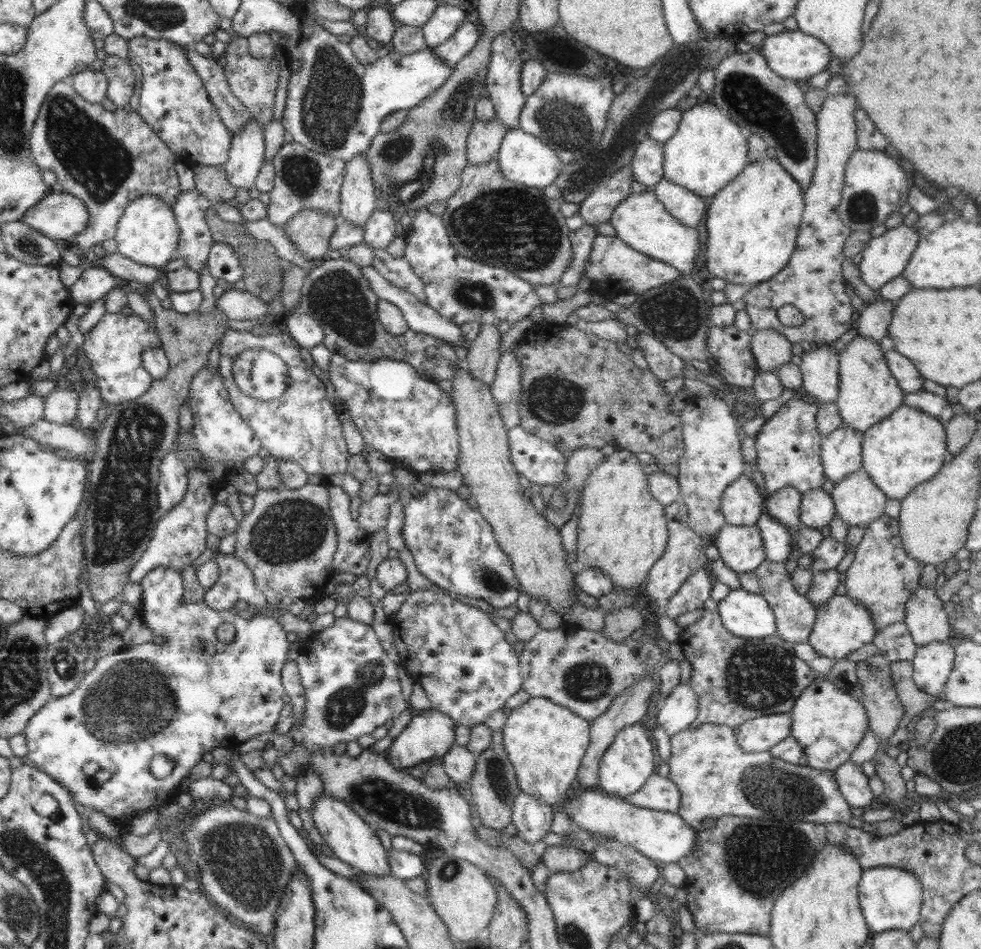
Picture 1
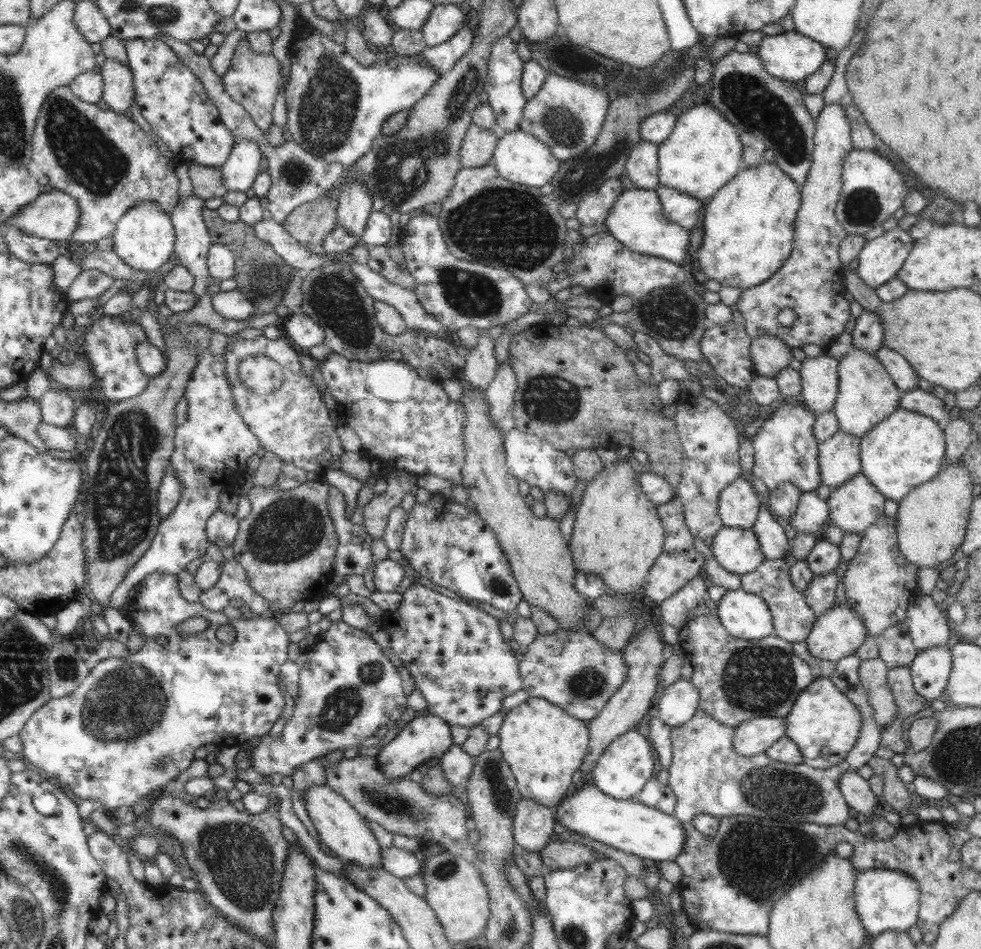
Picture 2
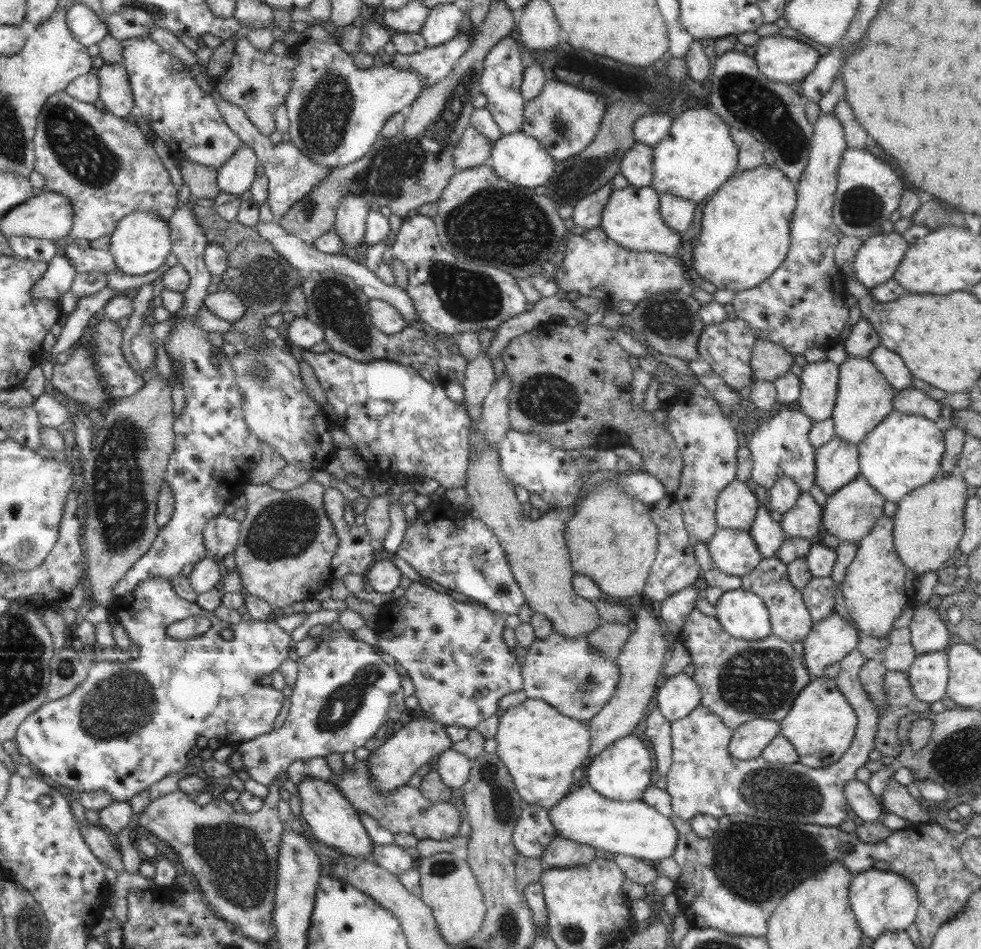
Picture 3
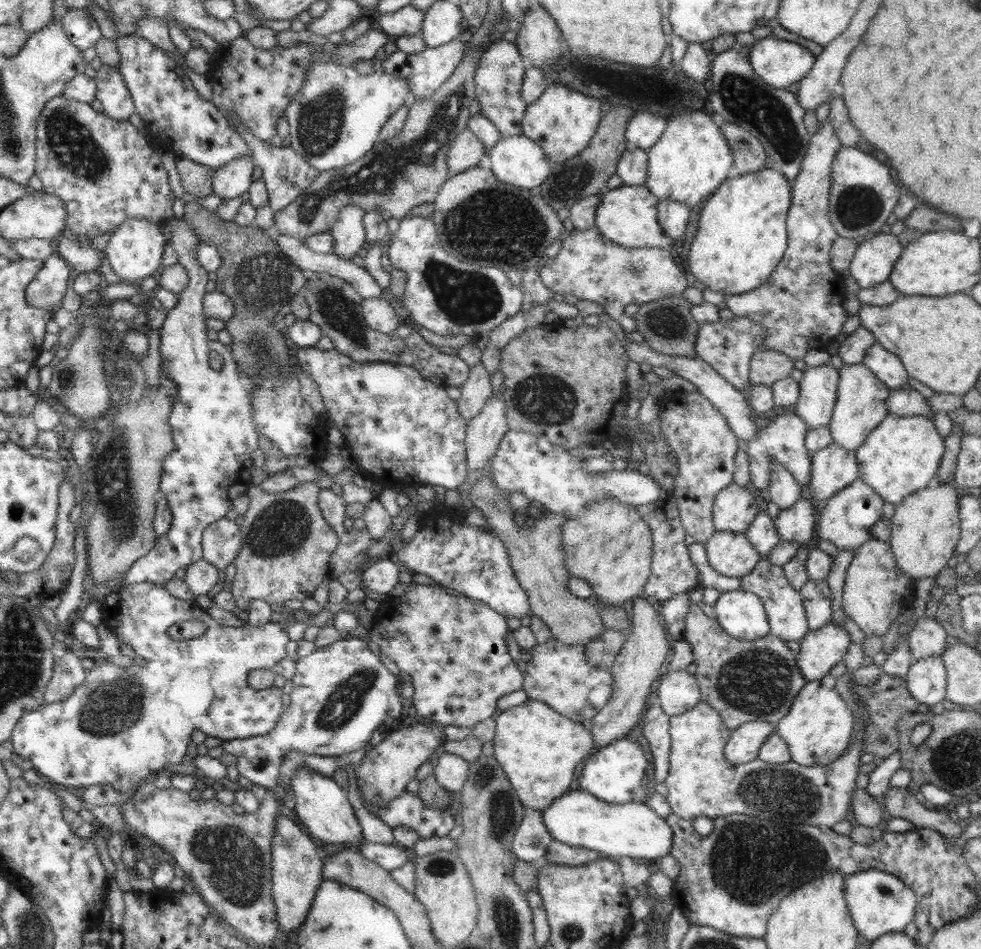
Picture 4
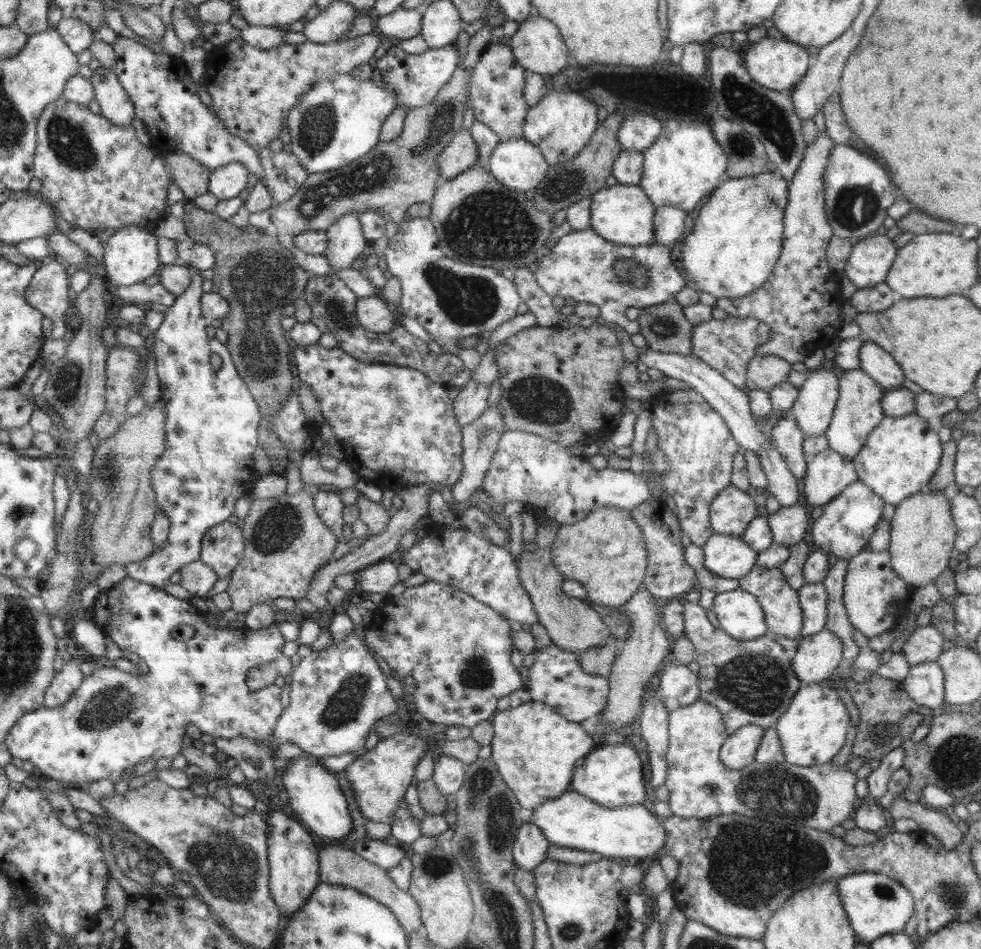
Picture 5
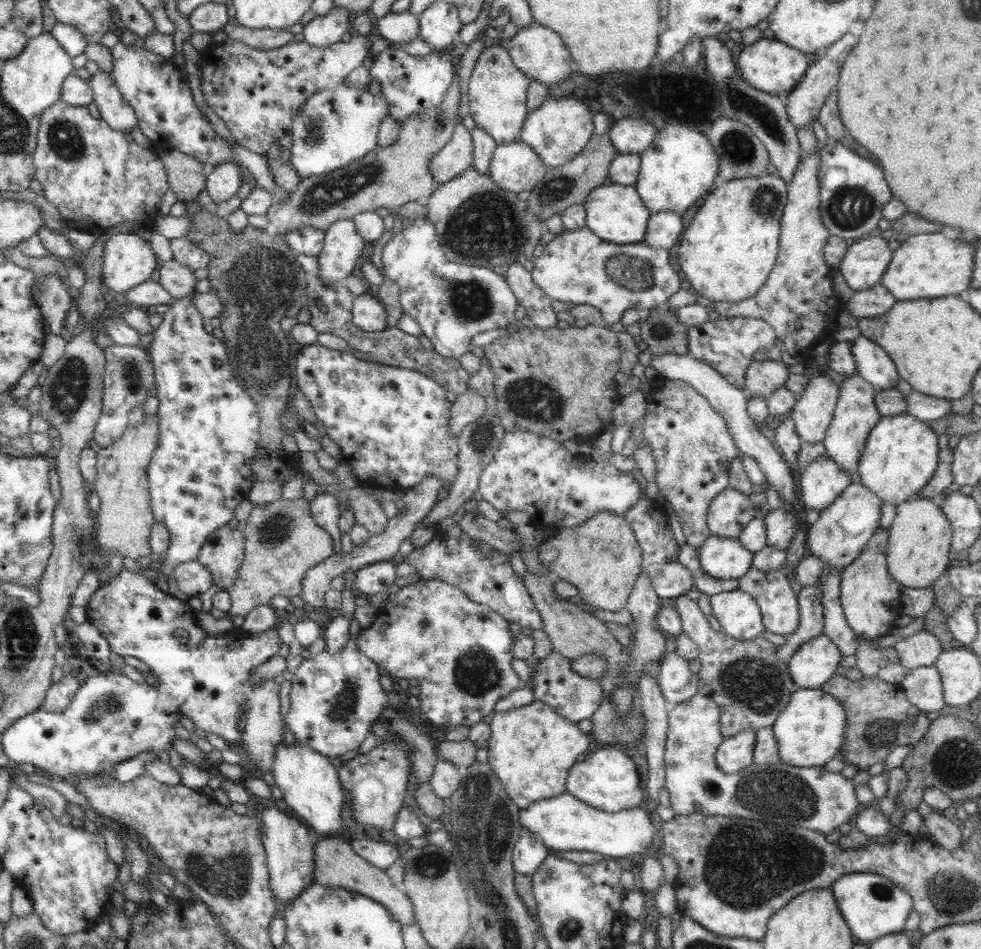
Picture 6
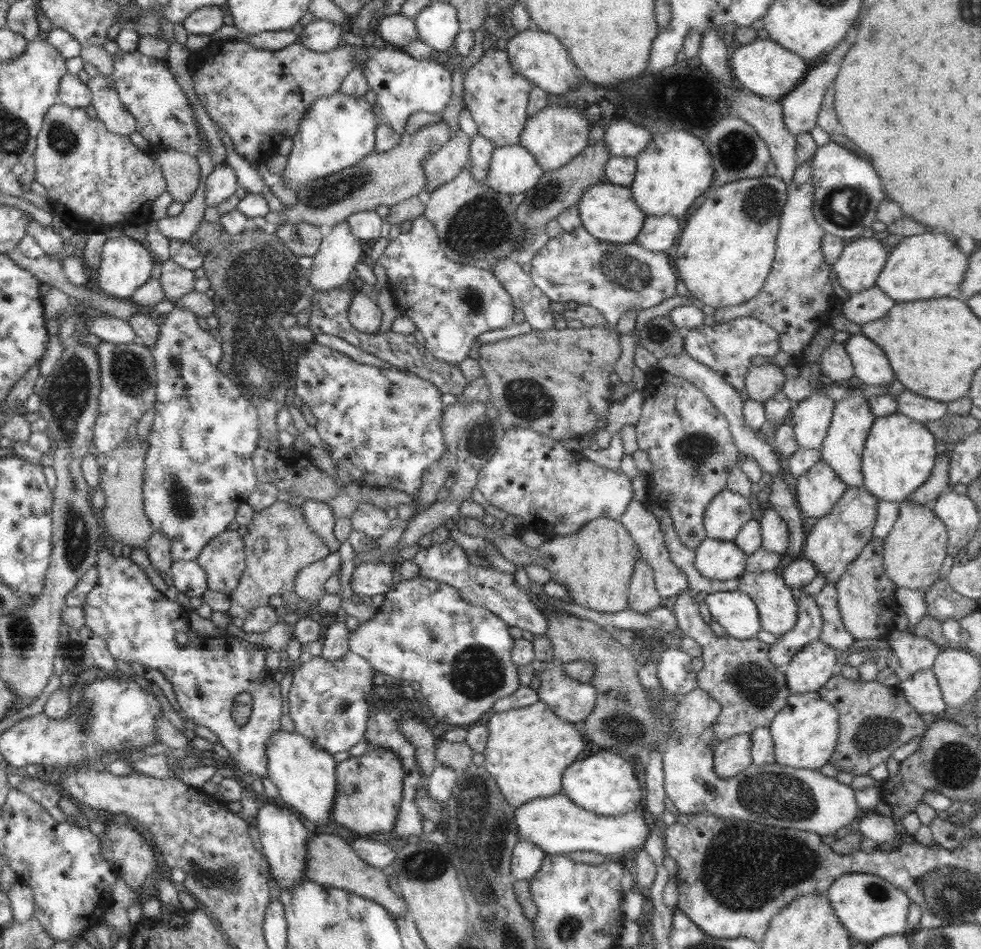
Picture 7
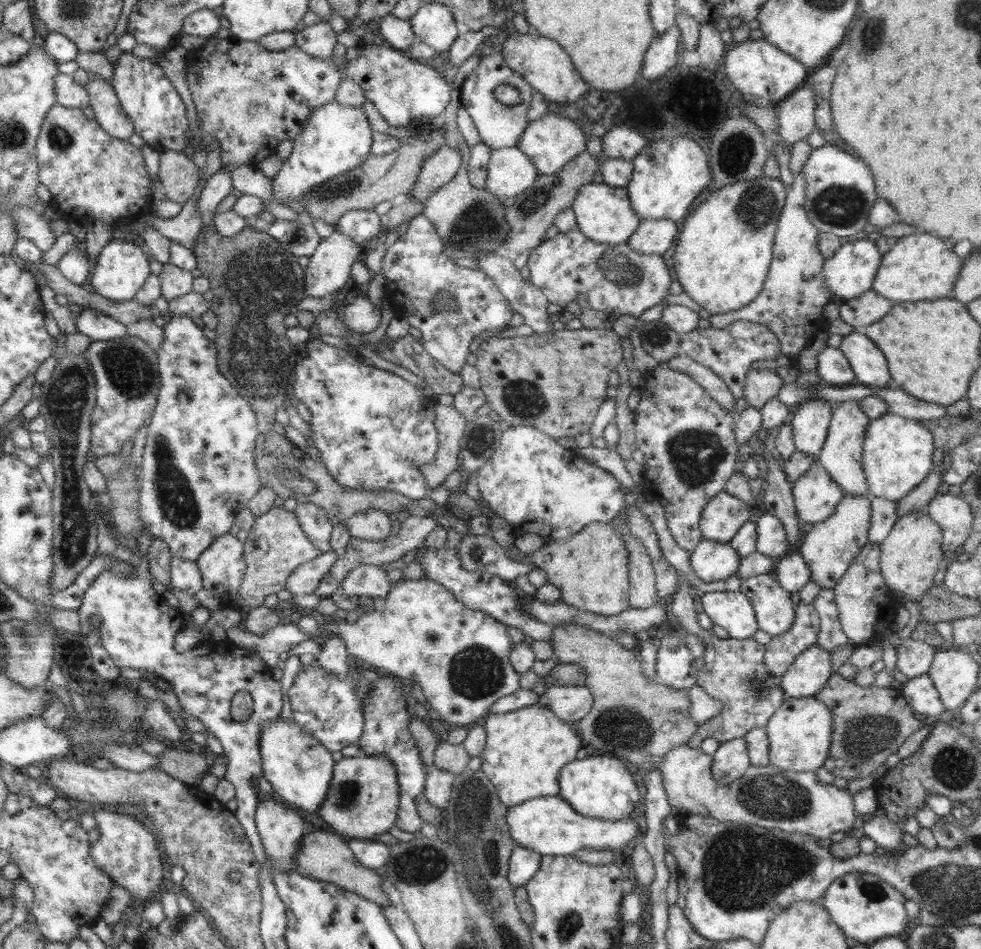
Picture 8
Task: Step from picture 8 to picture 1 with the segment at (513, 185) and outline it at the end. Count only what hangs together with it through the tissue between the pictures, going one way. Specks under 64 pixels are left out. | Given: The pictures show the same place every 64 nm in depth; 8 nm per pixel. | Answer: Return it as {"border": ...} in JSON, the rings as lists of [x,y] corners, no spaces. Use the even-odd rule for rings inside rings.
{"border":[[[518,128],[509,130],[505,135],[496,161],[498,161],[502,174],[507,180],[514,184],[542,190],[552,185],[565,168],[565,163],[548,145]]]}

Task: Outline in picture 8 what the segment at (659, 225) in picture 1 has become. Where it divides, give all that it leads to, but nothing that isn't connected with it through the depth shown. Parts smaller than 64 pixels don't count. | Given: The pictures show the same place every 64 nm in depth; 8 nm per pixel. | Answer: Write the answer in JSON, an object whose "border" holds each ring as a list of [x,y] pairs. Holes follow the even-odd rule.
{"border":[[[588,184],[582,186],[572,202],[578,229],[598,244],[626,243],[640,224],[640,215],[630,205],[627,188],[609,186],[608,184]]]}

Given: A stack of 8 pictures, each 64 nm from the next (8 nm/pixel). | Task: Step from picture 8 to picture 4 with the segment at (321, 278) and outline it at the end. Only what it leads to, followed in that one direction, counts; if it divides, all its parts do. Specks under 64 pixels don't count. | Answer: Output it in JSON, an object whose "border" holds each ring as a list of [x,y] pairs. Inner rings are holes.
{"border":[[[348,203],[342,207],[338,219],[329,230],[335,243],[332,254],[340,256],[343,260],[356,259],[366,241],[364,214],[366,210],[356,203]]]}

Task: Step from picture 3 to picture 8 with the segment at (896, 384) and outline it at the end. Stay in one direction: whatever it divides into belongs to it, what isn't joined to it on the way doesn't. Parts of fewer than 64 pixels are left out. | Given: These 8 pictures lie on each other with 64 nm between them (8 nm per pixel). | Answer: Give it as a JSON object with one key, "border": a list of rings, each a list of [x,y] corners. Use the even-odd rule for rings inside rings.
{"border":[[[861,330],[844,335],[839,347],[862,385],[884,388],[892,382],[884,353]]]}

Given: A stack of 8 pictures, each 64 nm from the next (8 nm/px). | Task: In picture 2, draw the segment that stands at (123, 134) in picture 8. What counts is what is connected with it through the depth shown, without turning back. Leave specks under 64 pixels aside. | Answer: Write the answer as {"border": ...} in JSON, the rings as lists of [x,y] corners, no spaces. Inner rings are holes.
{"border":[[[106,59],[100,74],[104,81],[102,98],[114,112],[124,113],[135,99],[134,75],[127,64]]]}

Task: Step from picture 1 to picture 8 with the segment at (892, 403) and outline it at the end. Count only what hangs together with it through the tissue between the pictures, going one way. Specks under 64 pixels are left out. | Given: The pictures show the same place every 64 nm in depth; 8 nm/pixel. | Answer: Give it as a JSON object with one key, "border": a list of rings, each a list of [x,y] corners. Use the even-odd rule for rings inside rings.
{"border":[[[849,400],[838,403],[833,410],[827,437],[819,454],[818,462],[822,463],[824,469],[830,473],[830,478],[834,479],[848,495],[869,495],[862,455],[864,434],[870,421],[871,418],[862,412],[860,402]]]}

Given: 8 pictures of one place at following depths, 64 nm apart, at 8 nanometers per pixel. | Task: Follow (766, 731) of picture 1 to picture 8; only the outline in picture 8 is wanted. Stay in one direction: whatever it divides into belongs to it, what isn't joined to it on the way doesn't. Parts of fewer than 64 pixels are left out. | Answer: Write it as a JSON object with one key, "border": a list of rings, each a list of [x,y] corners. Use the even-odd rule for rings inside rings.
{"border":[[[739,737],[720,743],[711,763],[711,771],[716,782],[730,785],[742,777],[750,766],[746,739]]]}

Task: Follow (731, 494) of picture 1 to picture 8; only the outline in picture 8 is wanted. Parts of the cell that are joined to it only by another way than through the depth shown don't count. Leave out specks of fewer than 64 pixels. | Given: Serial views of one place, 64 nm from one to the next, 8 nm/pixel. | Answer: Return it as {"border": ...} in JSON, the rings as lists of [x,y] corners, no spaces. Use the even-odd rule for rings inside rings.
{"border":[[[719,492],[704,506],[700,518],[702,538],[728,543],[748,518],[752,503],[745,503],[729,492]]]}

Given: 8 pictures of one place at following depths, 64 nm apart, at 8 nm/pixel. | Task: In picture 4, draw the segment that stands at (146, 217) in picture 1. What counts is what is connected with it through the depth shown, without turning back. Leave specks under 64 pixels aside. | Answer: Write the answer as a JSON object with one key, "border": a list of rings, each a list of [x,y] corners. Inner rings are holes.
{"border":[[[130,217],[124,219],[112,233],[104,252],[112,270],[126,284],[130,280],[155,276],[162,269],[164,252],[169,246],[169,238],[163,232],[162,223],[152,223],[148,219]]]}

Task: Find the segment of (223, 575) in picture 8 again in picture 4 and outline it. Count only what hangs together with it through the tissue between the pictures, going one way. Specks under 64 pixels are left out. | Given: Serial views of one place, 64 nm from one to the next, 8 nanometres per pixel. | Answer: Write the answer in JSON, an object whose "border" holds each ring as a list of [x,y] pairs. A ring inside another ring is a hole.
{"border":[[[223,519],[210,523],[203,532],[203,559],[218,570],[225,571],[236,560],[242,547],[239,525],[234,520]]]}

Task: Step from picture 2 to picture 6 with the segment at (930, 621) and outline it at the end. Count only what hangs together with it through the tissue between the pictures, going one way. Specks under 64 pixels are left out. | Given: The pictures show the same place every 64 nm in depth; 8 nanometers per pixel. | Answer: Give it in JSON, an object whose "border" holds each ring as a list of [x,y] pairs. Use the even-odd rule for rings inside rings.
{"border":[[[922,629],[900,640],[893,648],[898,653],[902,665],[908,670],[934,665],[937,657],[944,651],[938,636]]]}

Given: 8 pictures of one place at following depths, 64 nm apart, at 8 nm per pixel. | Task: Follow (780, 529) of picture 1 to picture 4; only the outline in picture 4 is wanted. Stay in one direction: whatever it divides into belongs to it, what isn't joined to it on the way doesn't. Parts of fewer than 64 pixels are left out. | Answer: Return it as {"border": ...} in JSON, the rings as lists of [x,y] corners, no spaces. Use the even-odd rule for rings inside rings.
{"border":[[[766,509],[759,511],[745,533],[762,558],[765,558],[766,554],[770,554],[770,550],[781,541],[780,535],[776,531],[776,525],[774,525],[774,519],[768,515]]]}

